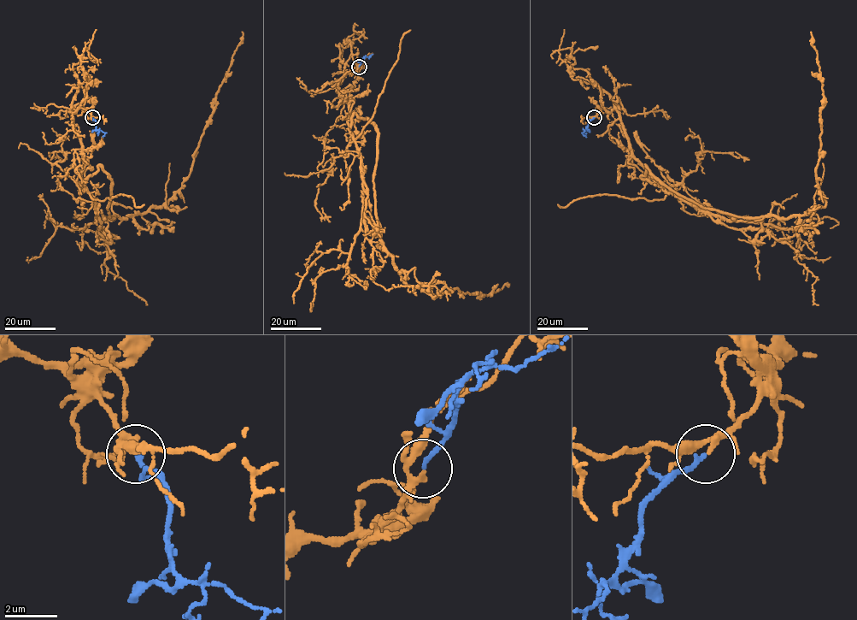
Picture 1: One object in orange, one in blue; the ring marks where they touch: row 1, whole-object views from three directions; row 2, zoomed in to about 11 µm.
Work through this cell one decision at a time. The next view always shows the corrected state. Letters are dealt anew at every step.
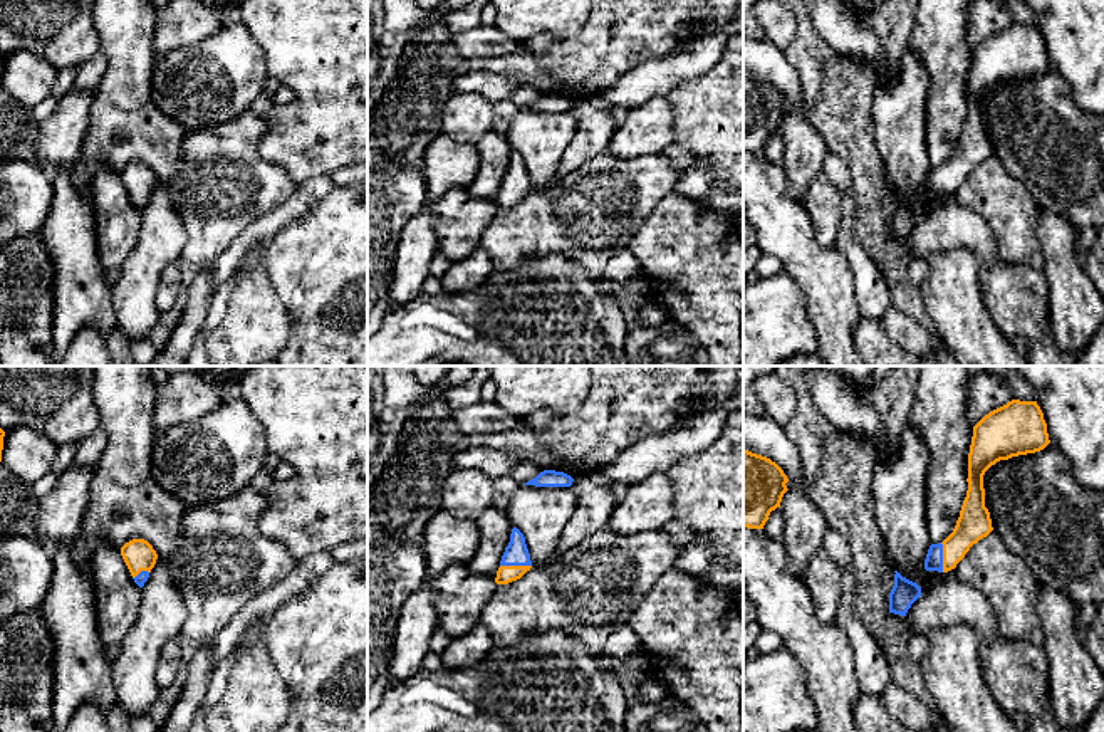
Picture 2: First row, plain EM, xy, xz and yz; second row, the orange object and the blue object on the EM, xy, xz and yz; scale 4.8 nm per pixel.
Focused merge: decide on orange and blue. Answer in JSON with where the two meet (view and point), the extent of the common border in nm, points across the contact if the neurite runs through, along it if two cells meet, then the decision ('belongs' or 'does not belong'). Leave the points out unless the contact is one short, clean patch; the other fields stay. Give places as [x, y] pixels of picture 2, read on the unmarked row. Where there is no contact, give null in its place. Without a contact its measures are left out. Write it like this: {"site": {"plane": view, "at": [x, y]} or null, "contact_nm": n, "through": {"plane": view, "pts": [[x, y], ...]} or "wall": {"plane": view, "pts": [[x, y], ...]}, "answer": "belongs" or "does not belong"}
{"site": {"plane": "xz", "at": [515, 190]}, "contact_nm": 150, "answer": "belongs"}

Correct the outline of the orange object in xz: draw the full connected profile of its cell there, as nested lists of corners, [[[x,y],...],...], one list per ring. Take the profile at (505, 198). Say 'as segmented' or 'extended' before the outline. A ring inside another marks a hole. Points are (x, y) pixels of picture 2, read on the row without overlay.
extended; [[[513,151],[510,158],[510,166],[505,171],[505,176],[497,195],[495,207],[508,208],[520,203],[527,195],[530,195],[532,185],[525,168],[523,158]]]

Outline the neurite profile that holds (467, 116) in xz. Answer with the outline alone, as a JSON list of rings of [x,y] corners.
[[[451,92],[441,112],[441,133],[476,144],[493,129],[493,104],[475,92]]]

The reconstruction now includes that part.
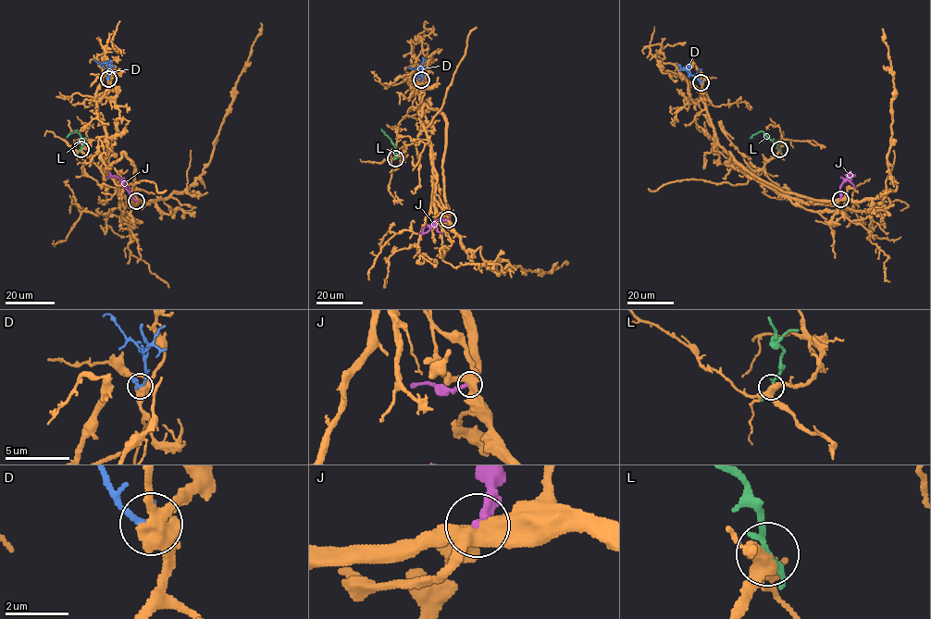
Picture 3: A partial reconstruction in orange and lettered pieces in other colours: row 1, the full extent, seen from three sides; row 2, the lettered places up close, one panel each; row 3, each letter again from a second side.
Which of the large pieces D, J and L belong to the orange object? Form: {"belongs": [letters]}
{"belongs": ["J"]}

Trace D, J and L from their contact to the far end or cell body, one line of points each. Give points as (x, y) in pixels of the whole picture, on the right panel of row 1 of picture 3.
D: (701, 82), (687, 68), (690, 68), (688, 64)
J: (839, 199), (839, 186), (849, 177), (854, 176), (848, 175)
L: (779, 149), (762, 130), (750, 138)

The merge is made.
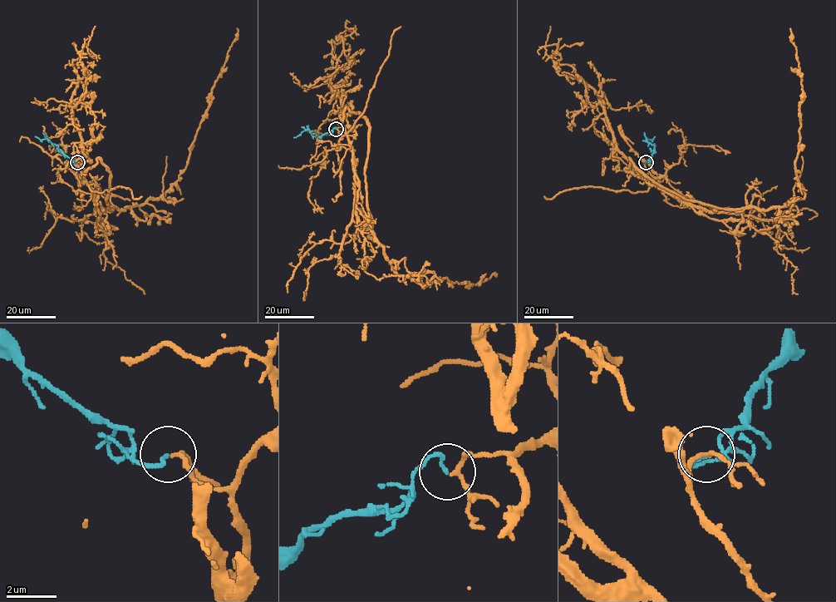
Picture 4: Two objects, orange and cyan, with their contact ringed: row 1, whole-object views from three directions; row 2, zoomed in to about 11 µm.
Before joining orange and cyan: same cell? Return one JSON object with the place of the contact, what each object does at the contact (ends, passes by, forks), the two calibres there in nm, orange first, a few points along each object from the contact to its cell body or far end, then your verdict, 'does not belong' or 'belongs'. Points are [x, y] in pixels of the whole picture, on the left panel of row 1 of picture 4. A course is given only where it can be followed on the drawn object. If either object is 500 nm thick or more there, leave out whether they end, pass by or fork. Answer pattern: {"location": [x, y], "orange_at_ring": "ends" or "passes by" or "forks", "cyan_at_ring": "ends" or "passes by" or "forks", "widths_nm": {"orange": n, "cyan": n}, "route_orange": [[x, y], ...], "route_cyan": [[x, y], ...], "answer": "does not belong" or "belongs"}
{"location": [77, 162], "orange_at_ring": "passes by", "cyan_at_ring": "ends", "widths_nm": {"orange": 130, "cyan": 110}, "route_orange": [[77, 162], [92, 189], [95, 213], [162, 199], [186, 165], [237, 28]], "route_cyan": [[77, 162], [66, 156], [58, 146], [35, 136]], "answer": "belongs"}

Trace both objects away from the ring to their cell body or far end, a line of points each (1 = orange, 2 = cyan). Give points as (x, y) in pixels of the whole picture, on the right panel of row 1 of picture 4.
1: (646, 162), (653, 185), (709, 210), (769, 209), (803, 199), (795, 165), (803, 87), (790, 28)
2: (646, 162), (654, 148), (646, 140), (654, 136)

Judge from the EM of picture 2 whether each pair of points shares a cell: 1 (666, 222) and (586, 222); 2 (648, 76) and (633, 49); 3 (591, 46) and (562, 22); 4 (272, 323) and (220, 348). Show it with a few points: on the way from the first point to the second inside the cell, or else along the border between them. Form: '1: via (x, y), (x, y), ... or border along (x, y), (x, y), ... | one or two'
1: border along (668, 192), (655, 205), (626, 247) | two
2: border along (678, 47), (635, 66), (609, 86) | two
3: border along (588, 17), (569, 36), (536, 36) | two
4: via (259, 324), (234, 348) | one

